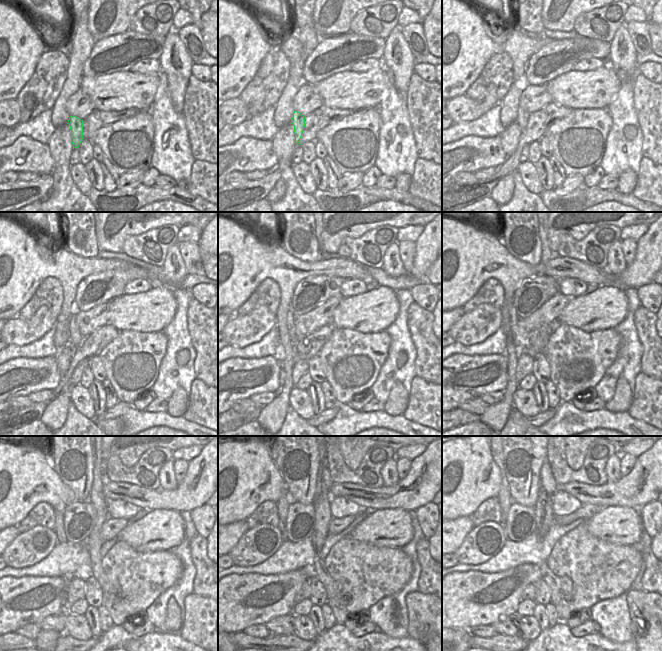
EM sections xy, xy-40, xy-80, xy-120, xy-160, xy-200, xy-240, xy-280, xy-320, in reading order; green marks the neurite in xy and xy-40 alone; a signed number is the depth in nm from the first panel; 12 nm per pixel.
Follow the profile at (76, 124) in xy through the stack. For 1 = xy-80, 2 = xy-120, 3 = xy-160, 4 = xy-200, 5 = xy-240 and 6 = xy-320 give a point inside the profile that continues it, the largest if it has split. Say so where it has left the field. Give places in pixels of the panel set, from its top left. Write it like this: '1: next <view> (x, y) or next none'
1: next xy-80 (523, 116)
2: next xy-120 (75, 337)
3: next xy-160 (290, 317)
4: next xy-200 (512, 312)
5: next xy-240 (58, 528)
6: next xy-320 (505, 501)

